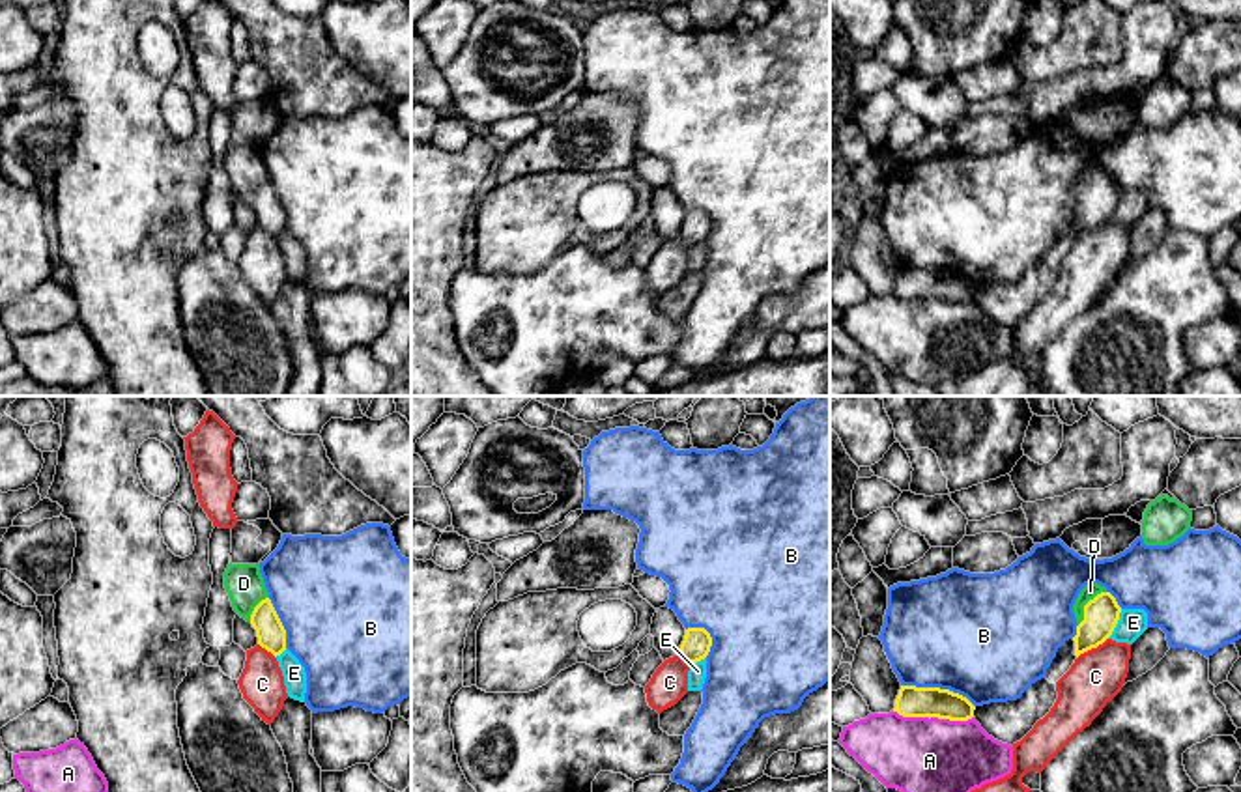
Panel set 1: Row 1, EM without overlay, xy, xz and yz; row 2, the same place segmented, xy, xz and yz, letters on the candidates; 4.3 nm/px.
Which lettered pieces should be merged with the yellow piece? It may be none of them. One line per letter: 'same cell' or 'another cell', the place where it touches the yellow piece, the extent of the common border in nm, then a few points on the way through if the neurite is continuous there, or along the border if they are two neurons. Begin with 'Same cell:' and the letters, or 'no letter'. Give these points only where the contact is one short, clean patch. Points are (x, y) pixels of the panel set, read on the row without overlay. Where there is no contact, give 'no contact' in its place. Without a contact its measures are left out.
Same cell: D
A: another cell; contact yz (933, 297); length 340 nm; border yz (894, 292), (903, 297), (972, 299)
B: another cell; contact yz (939, 269); length 340 nm
C: another cell; contact yz (1092, 228); length 160 nm
D: same cell; contact yz (1084, 187); length 190 nm; way yz (1101, 195), (1084, 187), (1090, 172)
E: another cell; contact yz (1116, 204); length 140 nm

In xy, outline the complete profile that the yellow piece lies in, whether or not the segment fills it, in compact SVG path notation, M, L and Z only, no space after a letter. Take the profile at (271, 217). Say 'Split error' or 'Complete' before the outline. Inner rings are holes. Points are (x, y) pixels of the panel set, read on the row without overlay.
Split error. M228 146L224 170L234 192L252 205L258 226L275 239L286 232L286 211L269 181L258 146Z

